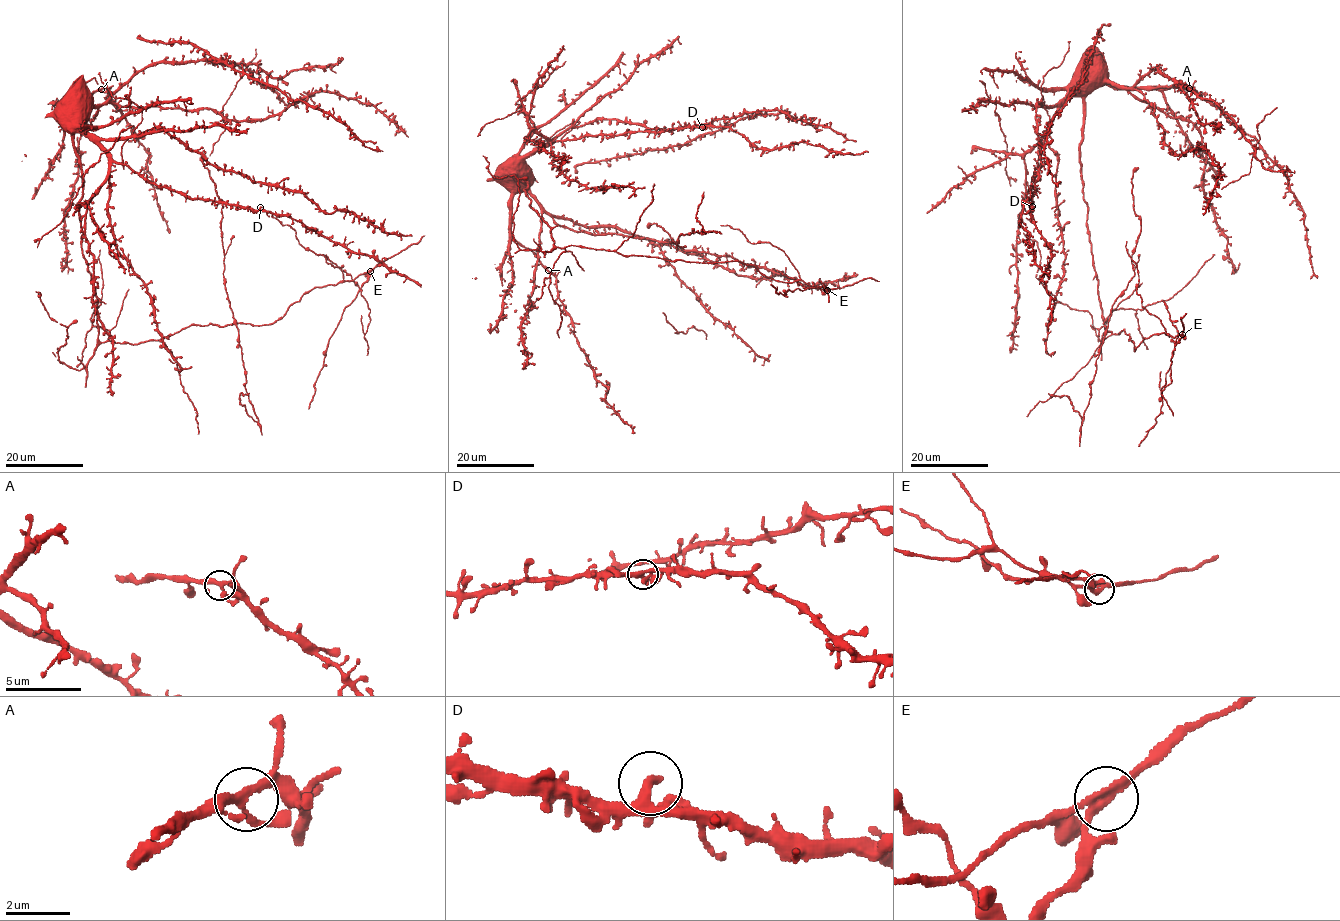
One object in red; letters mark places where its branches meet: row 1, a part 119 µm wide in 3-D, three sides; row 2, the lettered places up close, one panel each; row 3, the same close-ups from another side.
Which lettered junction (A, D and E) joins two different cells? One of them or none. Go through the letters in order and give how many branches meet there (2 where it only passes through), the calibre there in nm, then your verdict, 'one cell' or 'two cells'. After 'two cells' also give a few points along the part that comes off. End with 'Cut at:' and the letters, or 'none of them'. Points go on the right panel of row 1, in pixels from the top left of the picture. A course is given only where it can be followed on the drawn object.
A: branches 3; calibre 240 nm; one cell
D: branches 3; calibre 240 nm; one cell
E: branches 3; calibre 240 nm; two cells
Cut at: E

